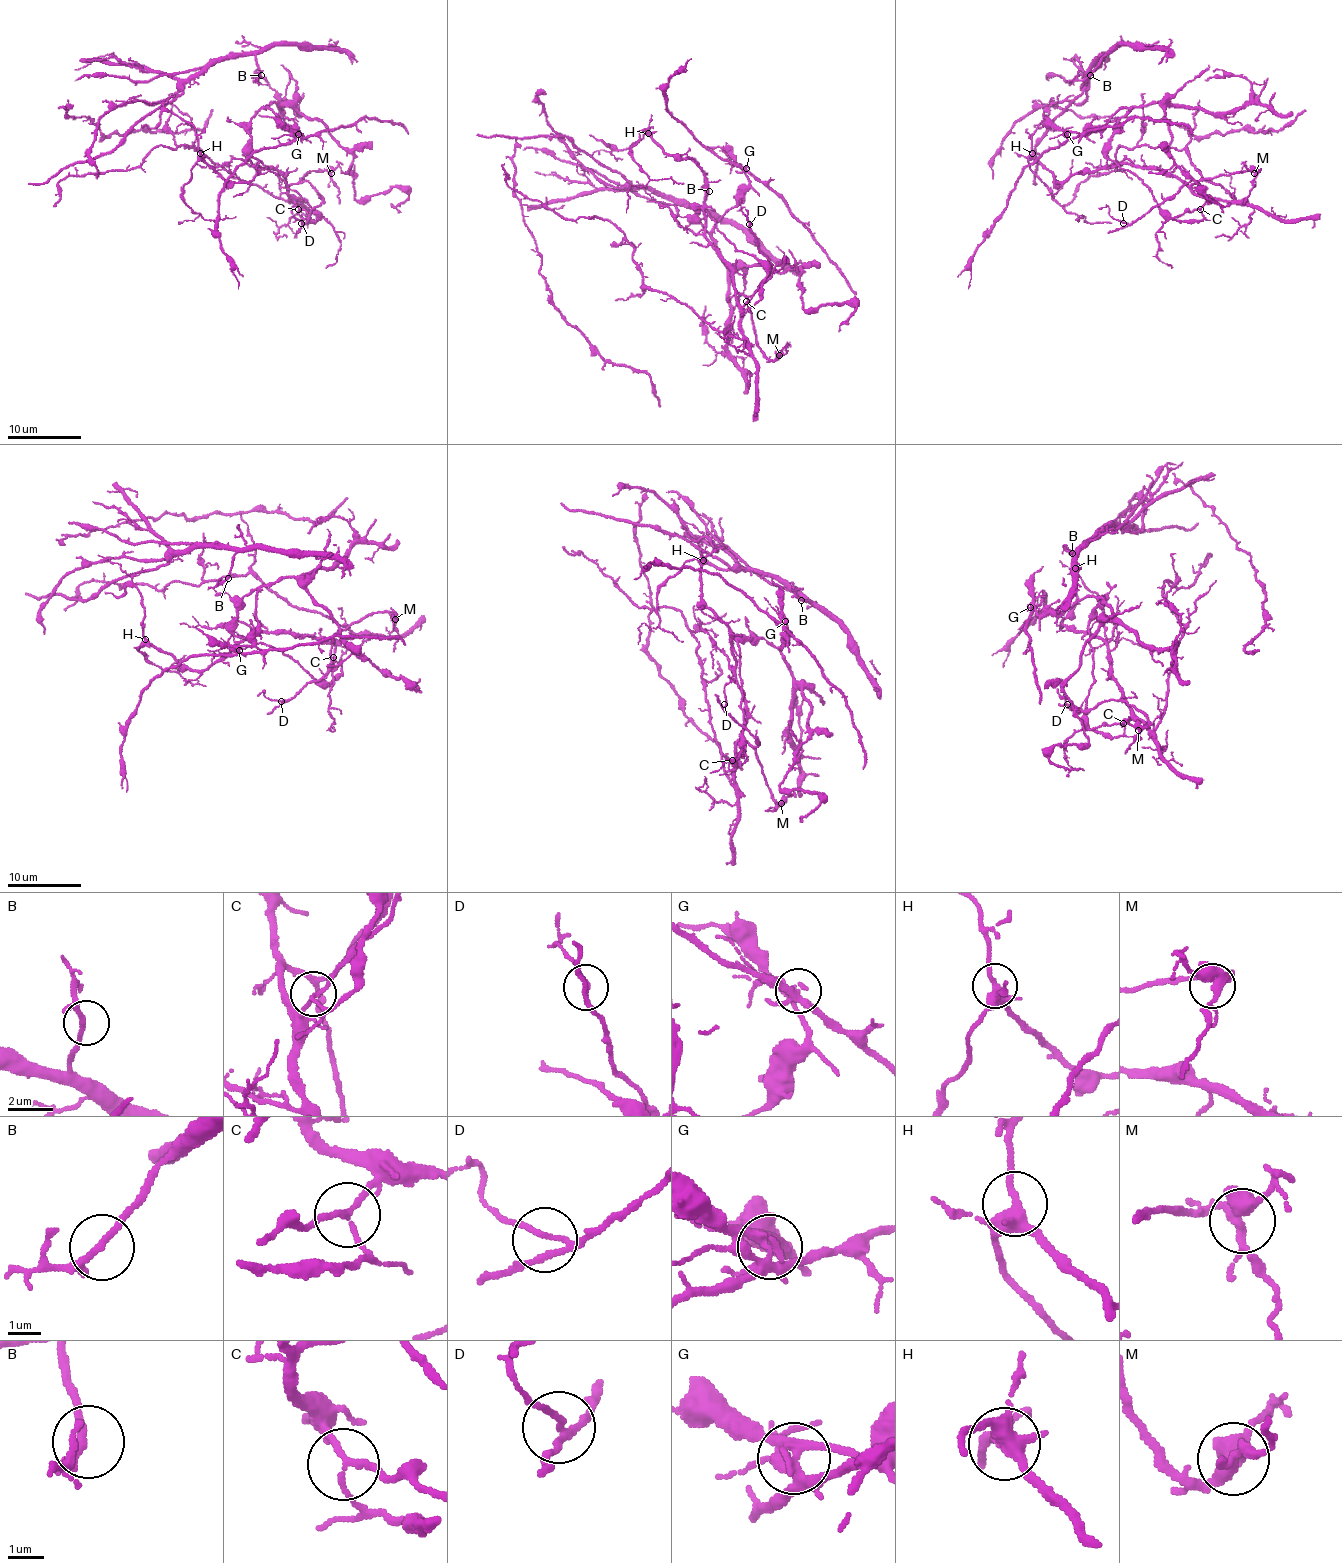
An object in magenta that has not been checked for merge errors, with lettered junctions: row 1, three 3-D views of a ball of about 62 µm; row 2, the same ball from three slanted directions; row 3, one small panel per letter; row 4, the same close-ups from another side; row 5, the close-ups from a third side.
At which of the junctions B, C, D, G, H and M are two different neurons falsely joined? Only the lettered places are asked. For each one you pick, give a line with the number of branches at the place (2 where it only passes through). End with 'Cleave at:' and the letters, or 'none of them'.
C: branches 3
G: branches 5
Cleave at: C, G

